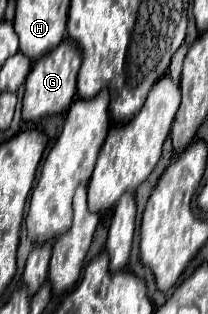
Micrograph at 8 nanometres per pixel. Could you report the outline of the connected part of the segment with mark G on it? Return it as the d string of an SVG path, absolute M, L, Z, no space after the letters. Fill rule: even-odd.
M65 38L57 48L39 58L25 80L25 96L21 108L23 120L39 120L43 116L61 114L63 110L67 110L75 96L79 66L81 66L81 50L77 50L77 46L69 38Z

